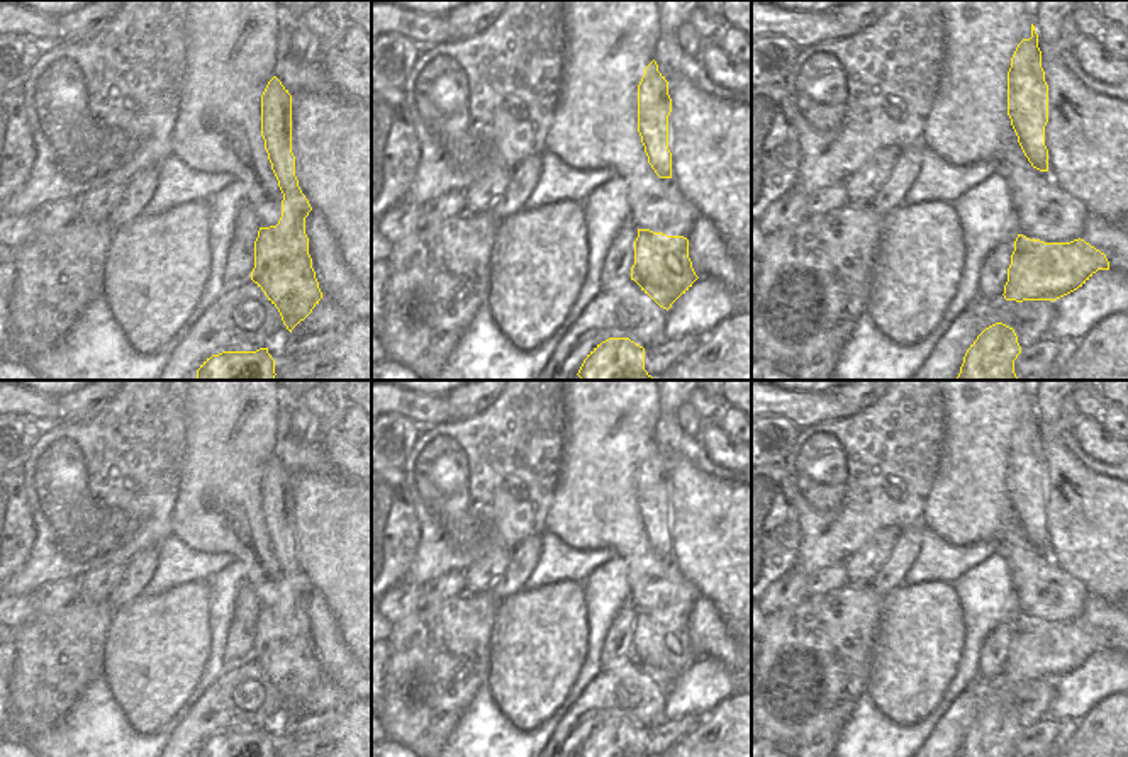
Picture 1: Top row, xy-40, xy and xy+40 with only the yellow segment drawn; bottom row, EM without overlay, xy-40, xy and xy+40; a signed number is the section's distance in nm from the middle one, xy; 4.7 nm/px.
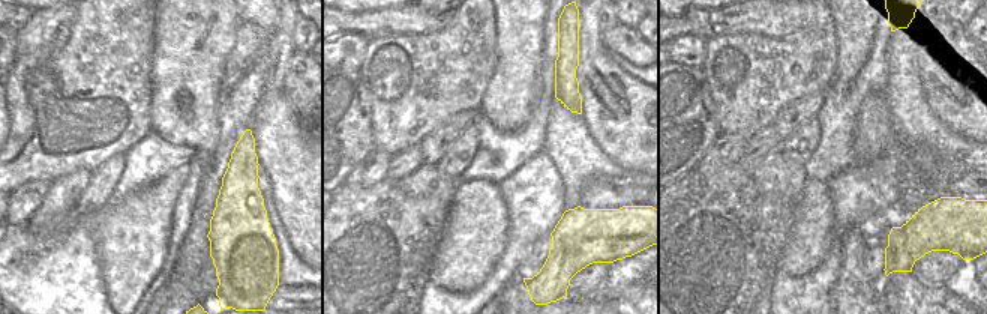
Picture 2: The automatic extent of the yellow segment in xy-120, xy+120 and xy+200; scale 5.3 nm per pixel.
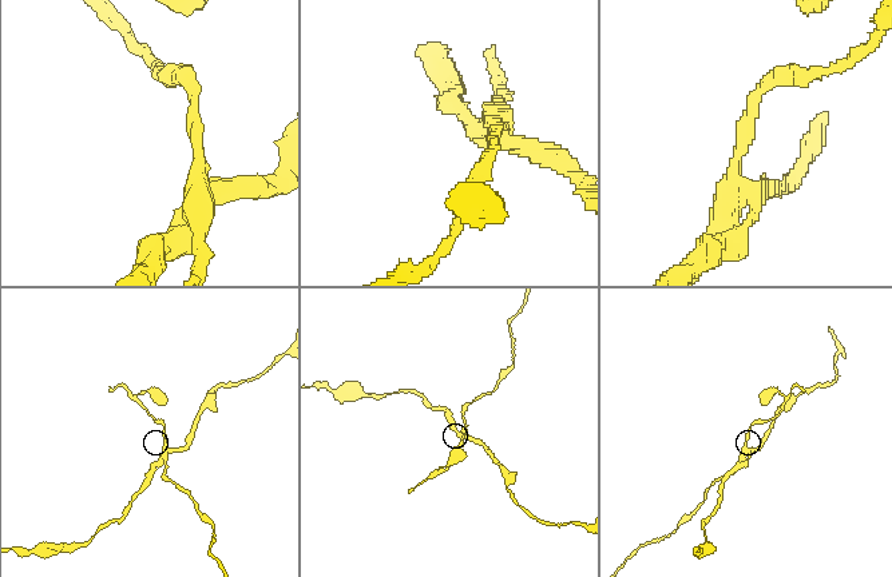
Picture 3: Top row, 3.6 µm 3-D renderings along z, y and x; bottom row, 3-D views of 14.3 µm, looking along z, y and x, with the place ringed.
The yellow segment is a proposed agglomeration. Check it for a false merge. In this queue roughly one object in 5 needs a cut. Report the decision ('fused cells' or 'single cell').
fused cells

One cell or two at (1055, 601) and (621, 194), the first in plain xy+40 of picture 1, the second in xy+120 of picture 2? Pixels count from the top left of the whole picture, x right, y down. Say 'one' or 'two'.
one

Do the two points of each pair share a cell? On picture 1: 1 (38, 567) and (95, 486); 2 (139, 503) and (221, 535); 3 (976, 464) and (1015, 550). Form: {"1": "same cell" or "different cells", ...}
{"1": "same cell", "2": "different cells", "3": "same cell"}

